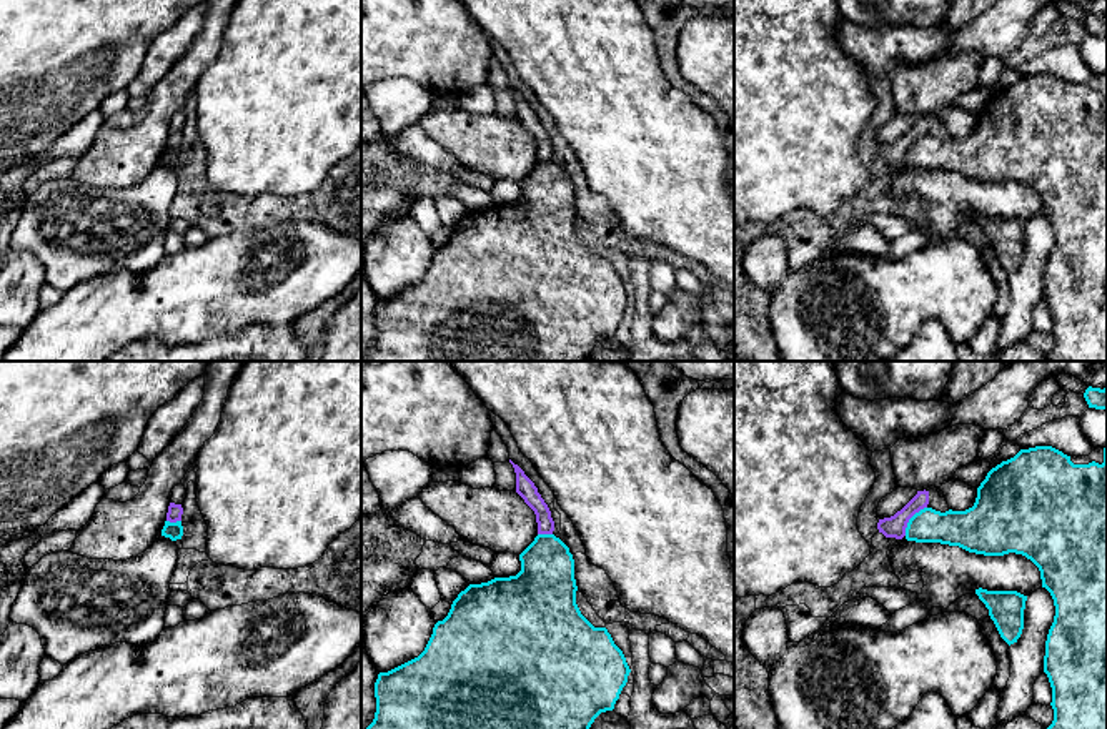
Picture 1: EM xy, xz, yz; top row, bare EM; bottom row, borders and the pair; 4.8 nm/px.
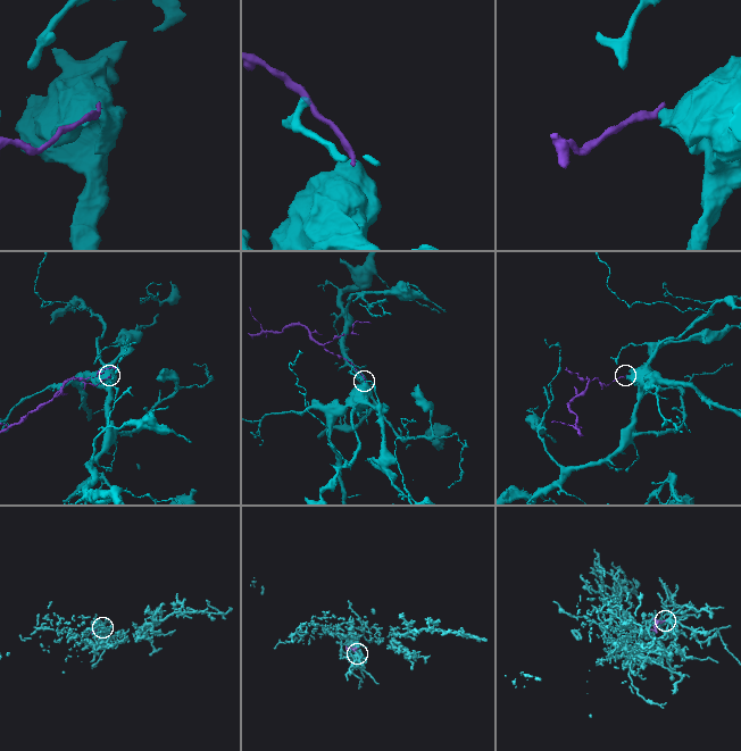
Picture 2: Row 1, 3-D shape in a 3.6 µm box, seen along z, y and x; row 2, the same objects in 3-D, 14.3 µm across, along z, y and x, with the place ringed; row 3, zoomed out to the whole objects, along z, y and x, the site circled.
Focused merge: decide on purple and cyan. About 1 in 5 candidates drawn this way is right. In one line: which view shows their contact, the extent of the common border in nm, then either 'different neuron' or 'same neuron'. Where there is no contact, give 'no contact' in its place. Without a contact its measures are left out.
yz | 180 nm | different neuron

